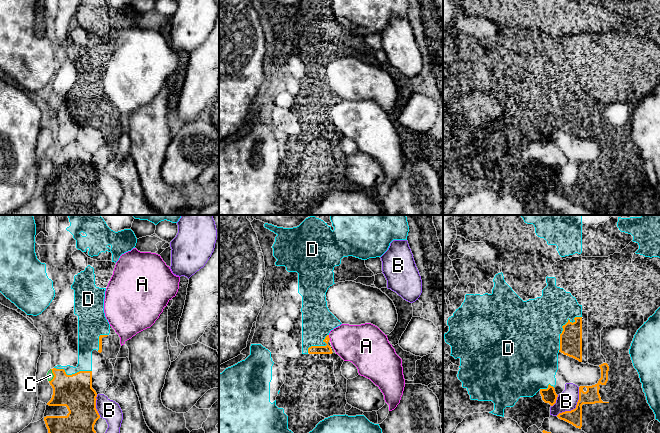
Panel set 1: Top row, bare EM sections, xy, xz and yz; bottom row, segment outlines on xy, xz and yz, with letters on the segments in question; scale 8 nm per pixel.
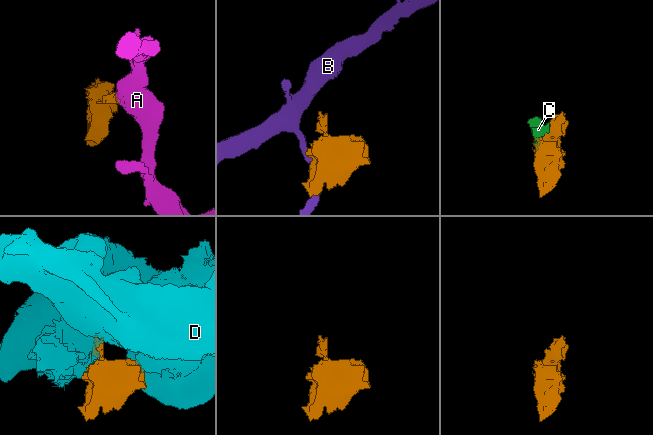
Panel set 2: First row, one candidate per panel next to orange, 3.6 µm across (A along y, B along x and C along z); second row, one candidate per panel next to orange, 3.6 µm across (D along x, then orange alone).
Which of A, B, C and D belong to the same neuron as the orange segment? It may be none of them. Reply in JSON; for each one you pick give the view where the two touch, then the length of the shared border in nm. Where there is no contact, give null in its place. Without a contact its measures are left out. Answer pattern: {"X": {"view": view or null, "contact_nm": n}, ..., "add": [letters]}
{"C": {"view": "xy", "contact_nm": 110}, "D": {"view": "yz", "contact_nm": 340}, "add": ["C", "D"]}

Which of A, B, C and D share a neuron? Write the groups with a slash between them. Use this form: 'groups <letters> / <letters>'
groups A / B / C D

